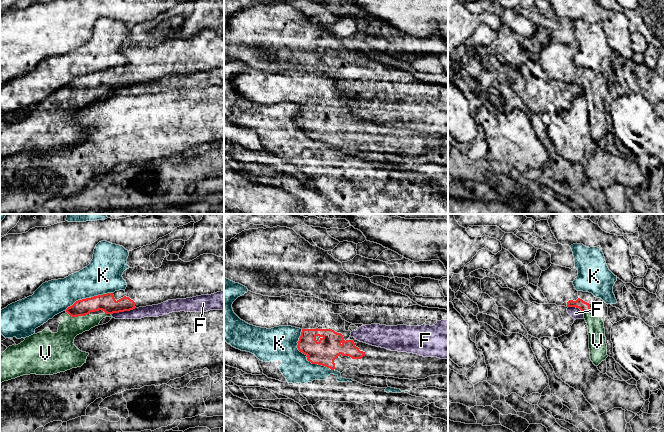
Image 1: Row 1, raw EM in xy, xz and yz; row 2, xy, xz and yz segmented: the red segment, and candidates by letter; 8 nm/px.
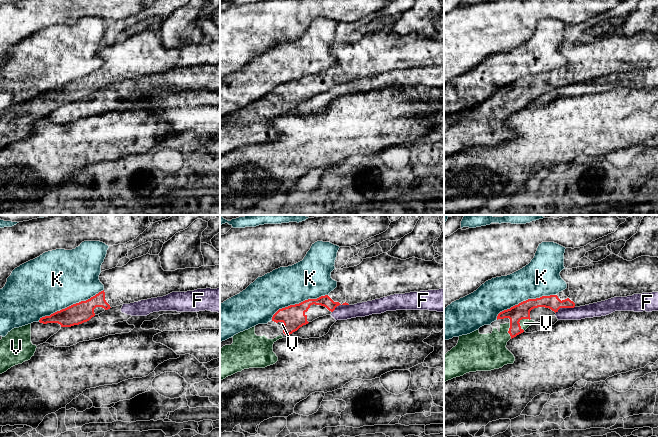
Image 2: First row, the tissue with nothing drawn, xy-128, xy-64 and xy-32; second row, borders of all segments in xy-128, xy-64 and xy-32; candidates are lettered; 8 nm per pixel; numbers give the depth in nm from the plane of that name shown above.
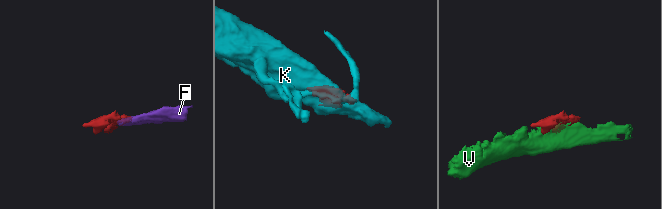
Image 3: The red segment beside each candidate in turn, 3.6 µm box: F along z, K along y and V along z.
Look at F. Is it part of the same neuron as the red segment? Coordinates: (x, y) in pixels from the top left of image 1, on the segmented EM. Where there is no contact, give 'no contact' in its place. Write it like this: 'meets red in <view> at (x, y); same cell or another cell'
meets red in xy at (123, 311); another cell

